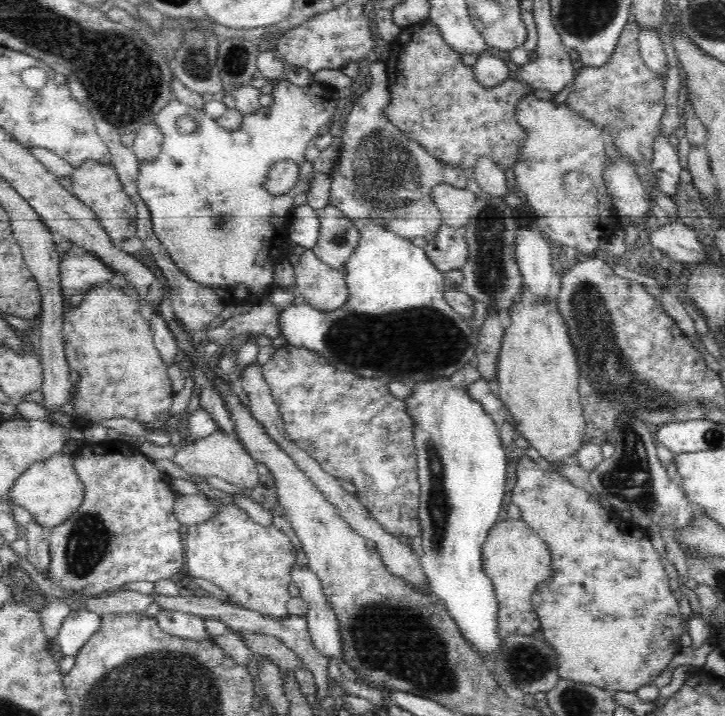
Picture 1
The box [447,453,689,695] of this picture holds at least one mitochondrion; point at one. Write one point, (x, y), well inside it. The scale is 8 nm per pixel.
(526, 662)

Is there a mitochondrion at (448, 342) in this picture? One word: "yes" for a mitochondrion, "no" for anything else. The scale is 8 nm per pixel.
yes

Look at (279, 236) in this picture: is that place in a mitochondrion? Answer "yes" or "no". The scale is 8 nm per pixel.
no

